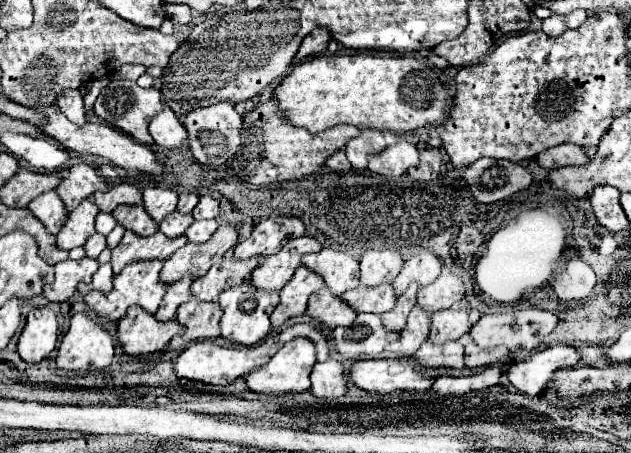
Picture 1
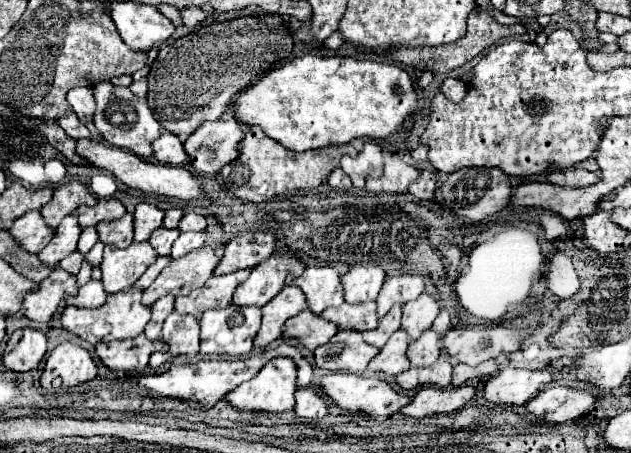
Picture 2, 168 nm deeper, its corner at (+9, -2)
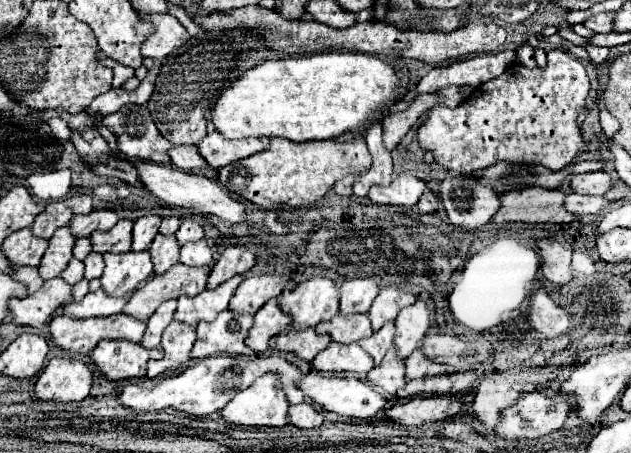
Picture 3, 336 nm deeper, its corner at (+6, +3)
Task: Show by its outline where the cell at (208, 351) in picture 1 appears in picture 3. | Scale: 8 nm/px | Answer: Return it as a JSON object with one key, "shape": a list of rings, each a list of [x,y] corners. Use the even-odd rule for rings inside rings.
{"shape":[[[272,355],[272,357],[208,357],[208,359],[200,359],[196,365],[184,369],[182,373],[172,375],[172,377],[160,377],[154,383],[148,381],[148,385],[144,385],[142,379],[132,381],[130,385],[124,387],[124,391],[118,395],[118,399],[120,399],[122,407],[128,407],[136,413],[176,409],[176,411],[188,413],[190,417],[202,419],[202,417],[208,417],[212,413],[220,411],[238,391],[250,387],[264,373],[276,373],[280,377],[278,381],[284,389],[288,405],[298,405],[298,403],[306,401],[304,393],[294,385],[294,379],[298,379],[304,373],[298,367],[286,363],[278,355]]]}

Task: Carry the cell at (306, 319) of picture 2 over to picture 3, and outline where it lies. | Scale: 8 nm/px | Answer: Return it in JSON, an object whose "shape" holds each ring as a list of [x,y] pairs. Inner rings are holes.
{"shape":[[[292,329],[288,333],[280,333],[278,337],[274,337],[270,341],[270,349],[282,351],[282,353],[294,353],[302,361],[310,363],[314,355],[318,355],[328,347],[328,343],[330,343],[330,337],[318,335],[314,329],[306,329],[306,331]]]}

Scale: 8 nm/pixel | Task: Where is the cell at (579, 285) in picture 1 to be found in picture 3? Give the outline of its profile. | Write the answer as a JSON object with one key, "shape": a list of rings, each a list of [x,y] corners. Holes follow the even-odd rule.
{"shape":[[[538,239],[536,245],[542,249],[542,275],[554,285],[566,285],[572,279],[572,249],[560,239]]]}

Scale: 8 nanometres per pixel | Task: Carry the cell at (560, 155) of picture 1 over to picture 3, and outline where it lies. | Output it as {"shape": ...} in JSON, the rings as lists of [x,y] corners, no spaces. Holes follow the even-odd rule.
{"shape":[[[604,171],[596,173],[584,173],[584,175],[574,175],[572,181],[572,191],[580,195],[604,195],[612,187],[612,179]]]}

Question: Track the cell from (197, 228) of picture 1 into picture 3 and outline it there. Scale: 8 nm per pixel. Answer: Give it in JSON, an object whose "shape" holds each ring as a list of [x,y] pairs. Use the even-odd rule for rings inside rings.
{"shape":[[[206,239],[196,243],[186,243],[180,249],[180,263],[190,267],[208,267],[212,263],[212,251],[206,243]]]}

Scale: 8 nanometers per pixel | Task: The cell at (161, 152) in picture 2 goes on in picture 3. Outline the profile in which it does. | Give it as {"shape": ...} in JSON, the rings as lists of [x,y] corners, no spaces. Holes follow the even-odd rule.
{"shape":[[[176,145],[170,149],[168,155],[172,159],[172,165],[176,165],[182,171],[198,171],[206,167],[206,161],[198,153],[196,145]]]}

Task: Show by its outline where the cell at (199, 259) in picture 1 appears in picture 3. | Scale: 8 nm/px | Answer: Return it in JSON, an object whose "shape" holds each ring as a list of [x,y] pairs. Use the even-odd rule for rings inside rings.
{"shape":[[[176,263],[164,275],[154,277],[142,289],[134,291],[122,313],[140,321],[148,321],[148,317],[152,317],[152,313],[162,301],[178,299],[182,295],[194,297],[202,293],[206,287],[208,273],[208,267],[186,267],[182,263]]]}

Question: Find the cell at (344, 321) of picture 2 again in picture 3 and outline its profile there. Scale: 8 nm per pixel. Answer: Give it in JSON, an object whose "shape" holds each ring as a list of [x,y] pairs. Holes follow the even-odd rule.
{"shape":[[[366,313],[362,315],[336,315],[332,321],[324,321],[318,323],[316,333],[326,333],[330,335],[332,341],[340,343],[340,345],[348,345],[348,343],[356,343],[368,335],[372,335],[372,327],[370,327],[370,319]]]}

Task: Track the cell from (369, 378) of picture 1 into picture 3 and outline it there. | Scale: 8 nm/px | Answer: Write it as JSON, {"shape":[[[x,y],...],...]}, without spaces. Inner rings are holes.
{"shape":[[[308,373],[298,379],[298,389],[302,389],[302,393],[312,403],[318,403],[320,407],[324,407],[324,411],[332,411],[332,413],[338,413],[338,415],[350,417],[350,419],[374,419],[388,405],[388,399],[384,399],[380,393],[376,393],[372,385],[368,385],[366,381],[352,379],[352,377],[340,379],[340,377],[324,377],[318,373]]]}

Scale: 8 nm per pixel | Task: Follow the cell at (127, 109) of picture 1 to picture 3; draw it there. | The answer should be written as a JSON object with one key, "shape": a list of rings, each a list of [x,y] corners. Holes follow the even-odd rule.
{"shape":[[[126,105],[124,109],[106,115],[102,123],[116,135],[120,153],[130,161],[170,163],[168,151],[172,149],[172,143],[158,133],[146,105]]]}

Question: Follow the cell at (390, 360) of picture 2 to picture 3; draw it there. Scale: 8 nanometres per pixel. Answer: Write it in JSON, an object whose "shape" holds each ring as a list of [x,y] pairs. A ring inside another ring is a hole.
{"shape":[[[392,347],[384,361],[370,369],[366,379],[386,397],[394,397],[398,389],[402,389],[404,385],[404,361],[398,361],[396,359],[396,347]]]}

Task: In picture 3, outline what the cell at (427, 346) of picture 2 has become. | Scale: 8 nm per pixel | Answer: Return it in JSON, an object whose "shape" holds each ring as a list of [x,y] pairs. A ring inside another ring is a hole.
{"shape":[[[416,349],[416,351],[404,361],[404,365],[406,365],[406,381],[454,373],[452,367],[448,367],[448,365],[438,365],[438,363],[426,359],[424,353],[422,353],[422,349]]]}

